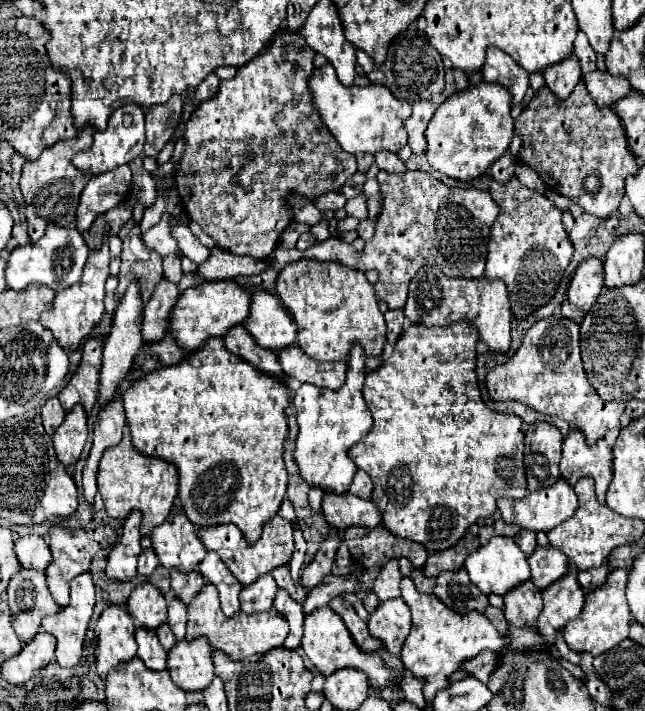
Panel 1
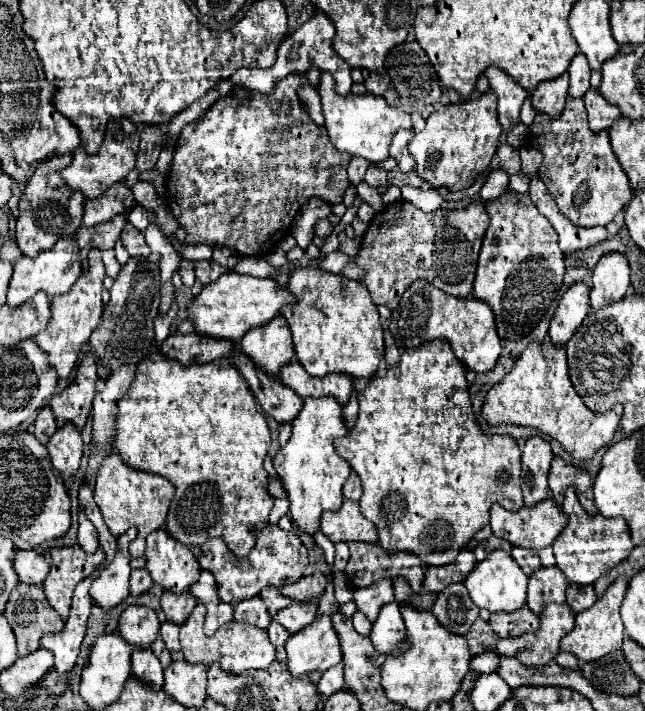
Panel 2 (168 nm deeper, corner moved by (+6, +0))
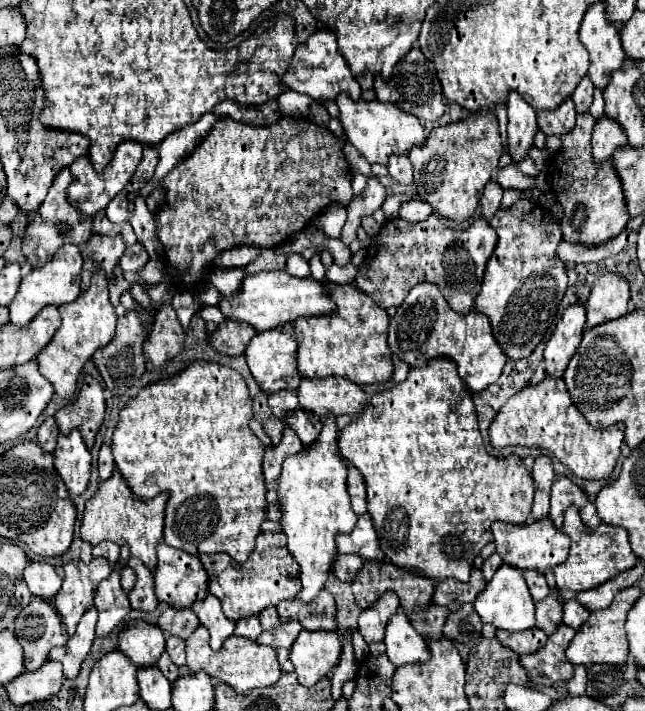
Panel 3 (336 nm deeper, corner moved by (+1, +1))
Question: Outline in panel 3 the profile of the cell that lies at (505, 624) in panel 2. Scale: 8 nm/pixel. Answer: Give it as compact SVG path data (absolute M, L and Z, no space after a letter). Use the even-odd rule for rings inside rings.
M532 629L532 631L520 631L520 633L510 633L510 631L498 631L498 641L512 649L518 655L528 655L536 653L538 649L544 647L548 635L542 629Z

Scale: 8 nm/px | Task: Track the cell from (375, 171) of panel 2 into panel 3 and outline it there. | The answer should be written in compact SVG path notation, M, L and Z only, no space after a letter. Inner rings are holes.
M370 177L366 189L360 195L356 195L346 207L348 219L346 219L346 225L342 229L342 237L340 237L346 245L350 245L356 239L356 231L358 231L362 219L372 215L376 209L380 209L384 199L386 199L384 187L380 185L380 181L376 177Z

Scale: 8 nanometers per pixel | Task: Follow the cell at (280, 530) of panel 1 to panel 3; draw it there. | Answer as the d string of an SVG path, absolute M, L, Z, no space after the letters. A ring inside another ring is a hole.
M272 533L272 541L262 543L256 547L256 553L250 561L244 565L232 563L232 559L226 553L214 553L214 555L200 555L200 561L210 577L210 593L216 595L222 603L222 611L230 621L246 619L250 615L260 615L268 607L278 607L284 599L294 599L300 591L300 581L296 571L296 563L292 563L292 557L288 555L288 549L282 547L280 553L280 539L284 541L284 535ZM276 539L278 539L278 553L276 553Z

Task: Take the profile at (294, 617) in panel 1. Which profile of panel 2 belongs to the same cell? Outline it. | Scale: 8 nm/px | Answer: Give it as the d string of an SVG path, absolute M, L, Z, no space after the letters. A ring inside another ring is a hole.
M271 622L269 628L267 628L267 632L269 632L269 638L271 638L271 644L273 644L275 650L277 650L277 658L279 658L279 660L287 660L287 652L285 652L285 642L287 642L287 638L289 638L287 630L285 630L281 624Z

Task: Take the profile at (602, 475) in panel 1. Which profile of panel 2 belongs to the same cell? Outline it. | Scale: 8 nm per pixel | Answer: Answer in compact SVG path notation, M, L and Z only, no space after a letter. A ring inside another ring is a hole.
M553 458L551 462L551 470L549 470L549 488L553 492L553 500L557 504L563 504L563 496L565 490L569 486L577 486L579 490L579 500L581 506L591 514L597 516L597 508L595 508L595 500L593 500L593 476L579 466L567 464L563 458Z

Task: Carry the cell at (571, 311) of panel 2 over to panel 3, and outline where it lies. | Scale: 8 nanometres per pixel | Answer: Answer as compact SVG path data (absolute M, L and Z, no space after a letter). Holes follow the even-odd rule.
M582 303L570 305L562 313L562 319L558 321L558 325L544 349L544 373L548 377L564 375L572 355L576 353L576 349L582 341L584 315L586 315L586 311L584 311Z

